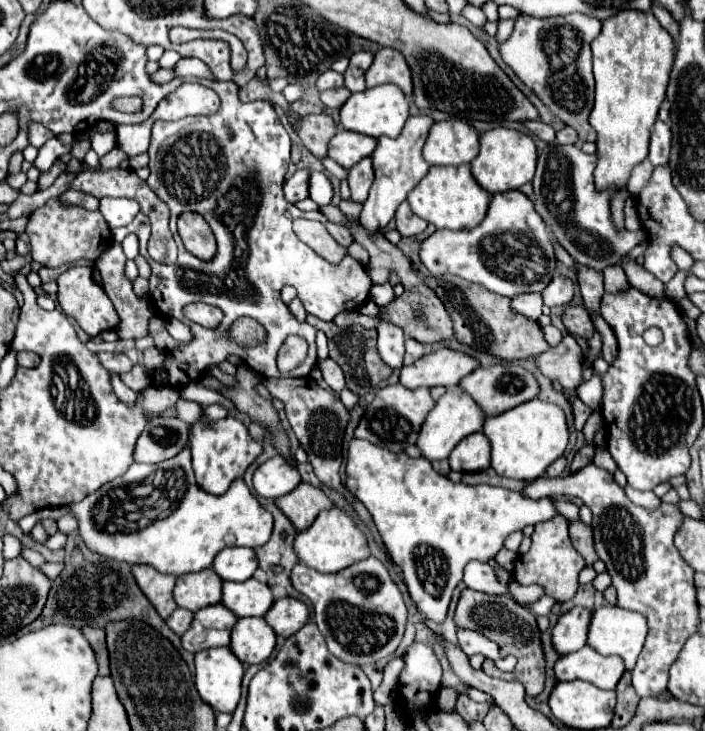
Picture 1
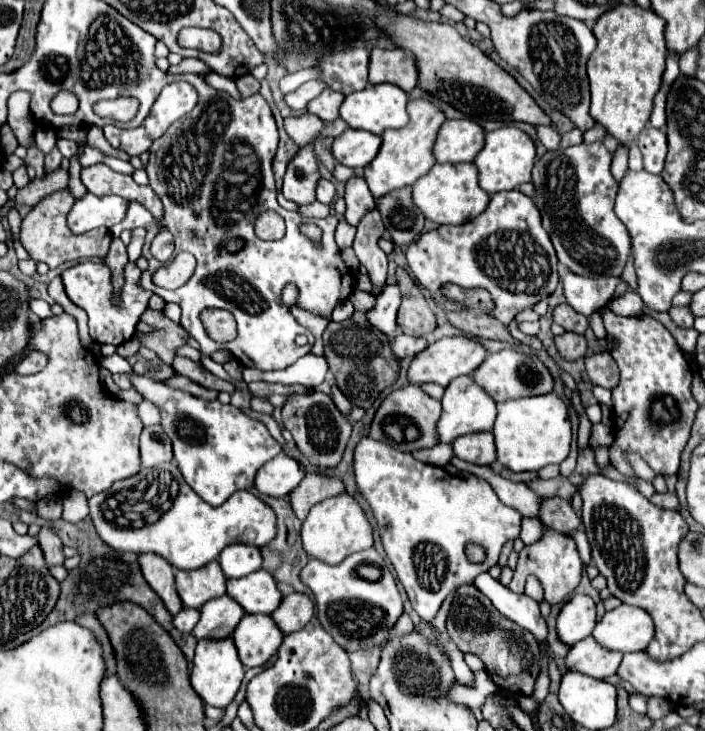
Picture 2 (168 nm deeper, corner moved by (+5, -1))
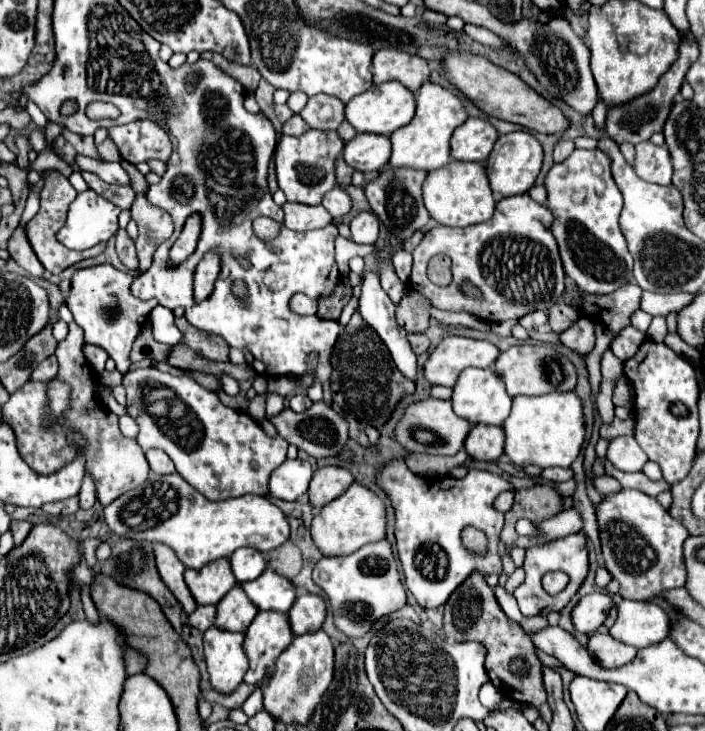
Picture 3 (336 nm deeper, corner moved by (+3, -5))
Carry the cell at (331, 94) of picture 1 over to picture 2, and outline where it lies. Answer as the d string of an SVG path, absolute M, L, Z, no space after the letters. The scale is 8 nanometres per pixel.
M323 90L315 100L309 102L307 110L315 116L319 116L325 122L333 122L339 118L339 106L343 102L343 94L337 94L335 90Z

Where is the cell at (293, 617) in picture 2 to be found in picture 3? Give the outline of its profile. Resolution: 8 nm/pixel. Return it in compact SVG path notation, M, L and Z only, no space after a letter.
M305 594L299 596L289 610L289 620L291 620L291 630L295 634L307 634L307 632L317 632L327 616L327 606L321 596L315 594Z

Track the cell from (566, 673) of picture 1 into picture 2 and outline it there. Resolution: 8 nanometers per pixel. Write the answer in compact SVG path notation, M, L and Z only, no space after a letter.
M591 636L571 646L565 656L565 666L571 672L581 672L599 680L613 676L621 664L621 654L599 646Z

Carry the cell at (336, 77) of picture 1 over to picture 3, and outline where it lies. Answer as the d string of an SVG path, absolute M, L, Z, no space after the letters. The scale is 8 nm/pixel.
M293 92L291 96L289 96L289 100L287 100L287 106L297 114L299 110L303 110L303 106L307 104L307 96L305 94L301 94L301 92Z

